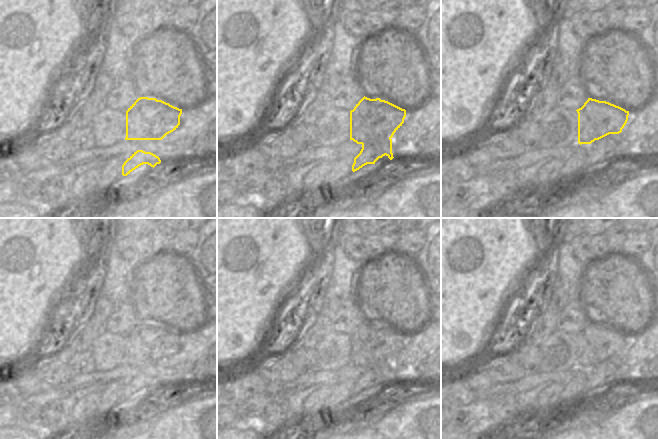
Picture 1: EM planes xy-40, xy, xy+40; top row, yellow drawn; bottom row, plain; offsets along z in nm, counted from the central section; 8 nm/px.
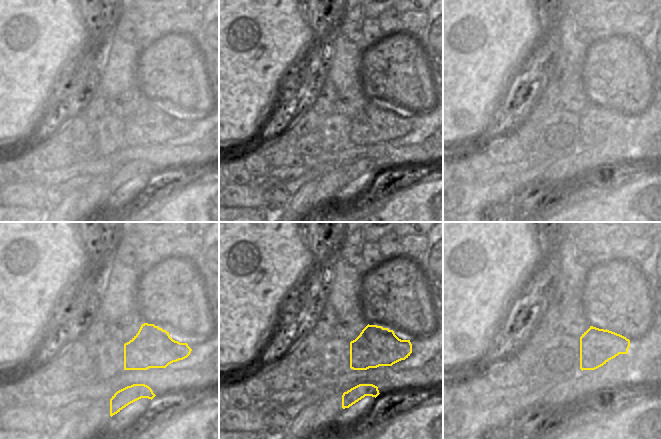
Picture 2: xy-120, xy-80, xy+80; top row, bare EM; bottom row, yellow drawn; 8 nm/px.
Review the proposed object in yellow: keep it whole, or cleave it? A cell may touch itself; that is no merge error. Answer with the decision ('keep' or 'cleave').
cleave

